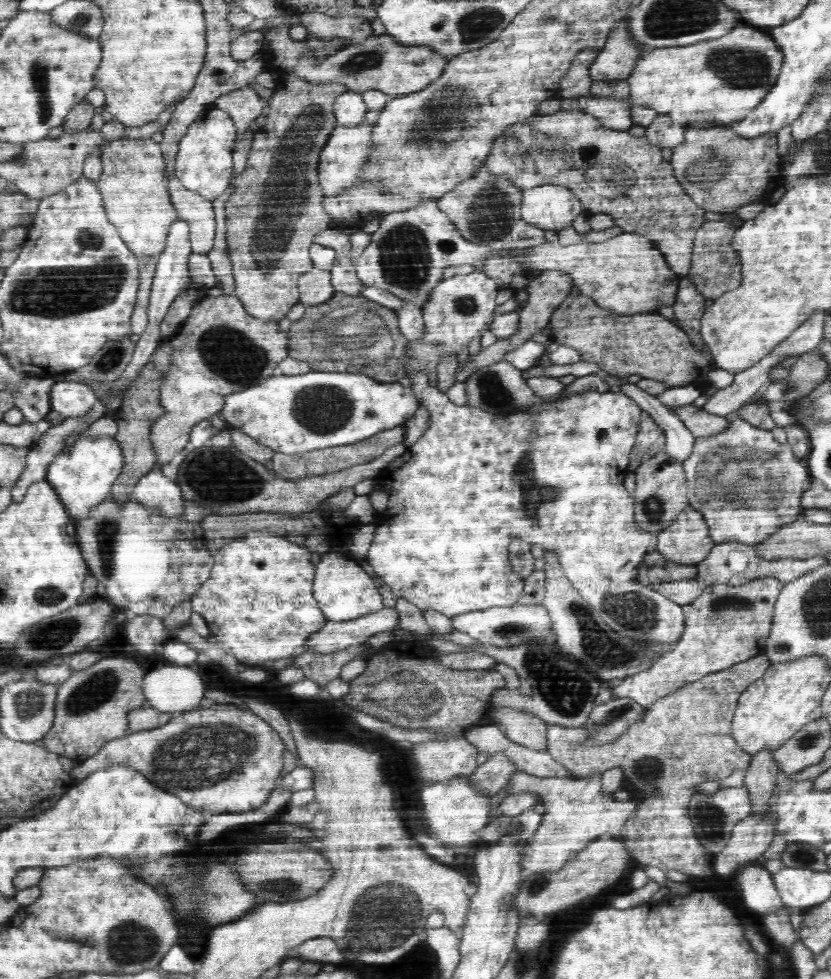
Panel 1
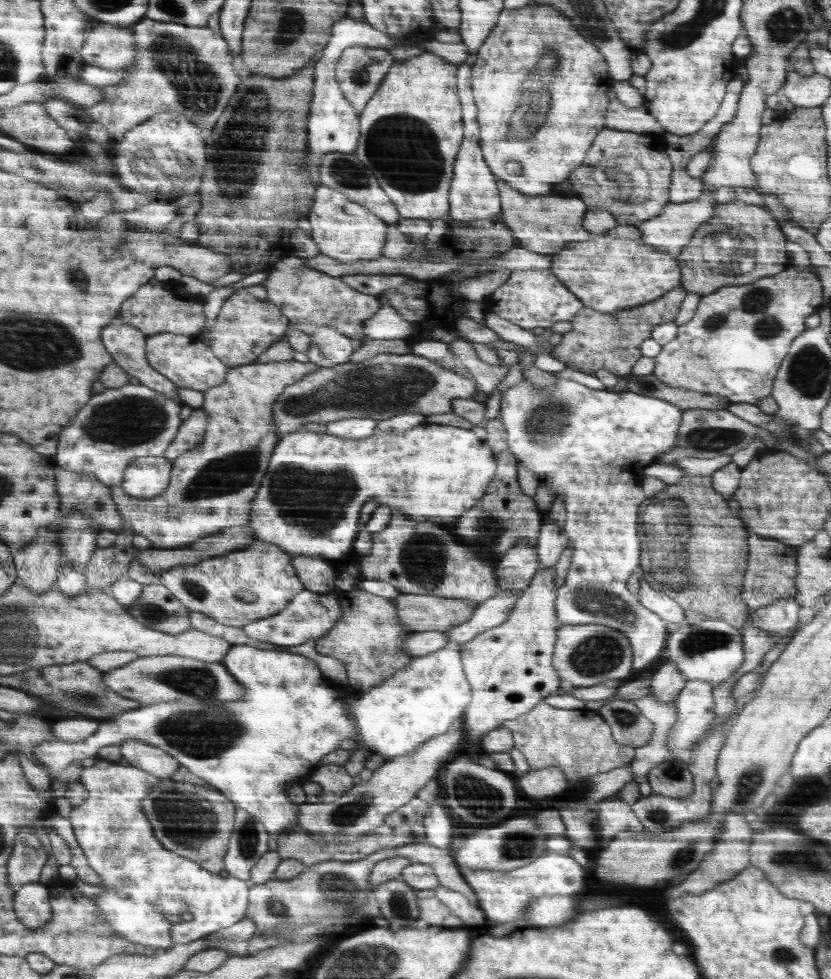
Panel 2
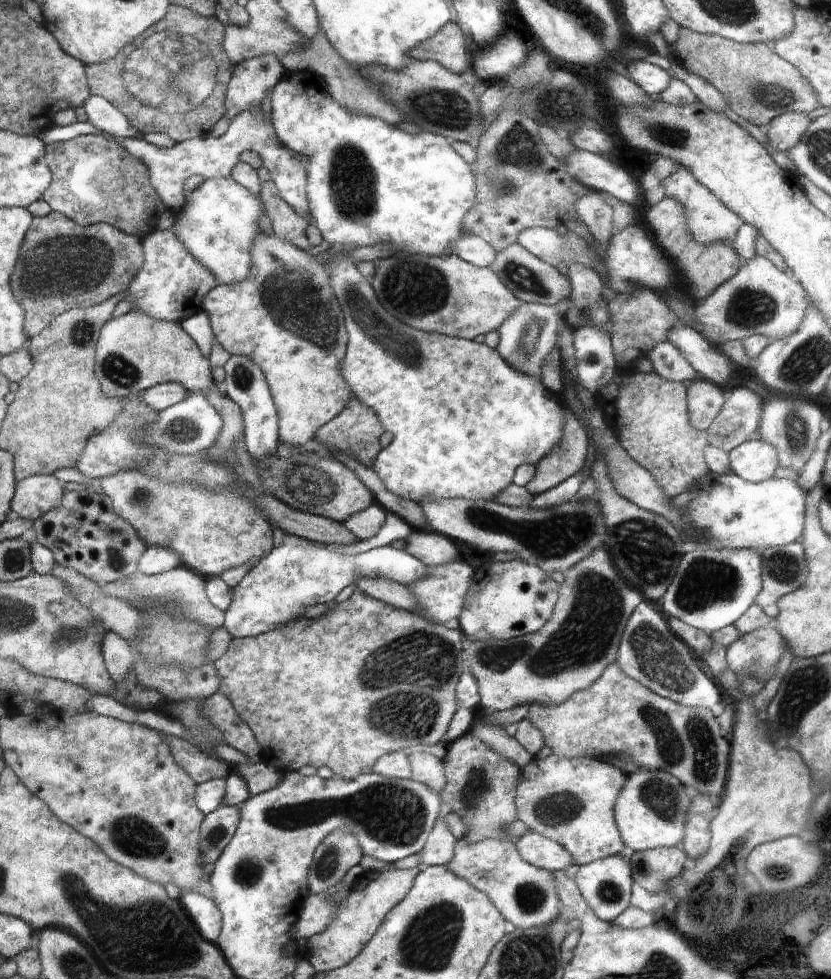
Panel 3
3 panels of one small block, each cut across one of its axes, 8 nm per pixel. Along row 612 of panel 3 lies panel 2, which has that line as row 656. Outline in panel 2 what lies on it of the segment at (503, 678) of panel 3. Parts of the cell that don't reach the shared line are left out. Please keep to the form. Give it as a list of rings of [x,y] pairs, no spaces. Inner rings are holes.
[[[566,624],[558,628],[554,650],[554,663],[561,686],[568,692],[571,688],[591,687],[611,681],[632,678],[634,648],[623,632],[603,624]]]

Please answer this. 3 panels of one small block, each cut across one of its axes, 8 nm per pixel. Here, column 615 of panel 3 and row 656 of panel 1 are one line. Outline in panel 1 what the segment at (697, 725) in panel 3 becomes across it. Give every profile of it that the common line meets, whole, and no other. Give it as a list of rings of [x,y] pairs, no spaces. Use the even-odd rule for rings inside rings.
[[[763,577],[741,585],[708,585],[696,600],[686,608],[683,635],[652,668],[643,669],[634,676],[608,682],[614,698],[630,698],[644,708],[671,692],[700,680],[710,673],[765,654],[773,619],[774,606],[785,584],[774,577]]]

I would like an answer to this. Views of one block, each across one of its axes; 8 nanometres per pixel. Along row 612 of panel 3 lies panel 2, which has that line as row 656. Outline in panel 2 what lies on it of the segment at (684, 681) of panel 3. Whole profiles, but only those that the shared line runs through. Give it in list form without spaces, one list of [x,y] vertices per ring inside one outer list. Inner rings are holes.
[[[557,379],[554,384],[550,384],[550,387],[546,389],[540,389],[538,384],[532,384],[530,380],[521,380],[516,386],[506,390],[501,395],[499,416],[503,420],[504,428],[507,429],[507,445],[511,450],[511,453],[518,461],[518,466],[534,472],[536,480],[544,482],[542,485],[548,485],[555,496],[555,499],[560,498],[564,500],[566,505],[566,521],[565,521],[565,533],[569,538],[569,541],[574,542],[574,555],[572,555],[572,563],[568,572],[566,572],[564,584],[557,590],[559,592],[558,599],[556,599],[556,606],[559,608],[558,621],[563,626],[566,624],[603,624],[608,628],[615,628],[618,632],[623,632],[624,636],[631,641],[631,647],[634,648],[634,660],[633,660],[633,672],[632,677],[635,674],[640,673],[640,670],[649,668],[660,658],[660,652],[664,648],[664,642],[666,640],[666,622],[663,617],[658,616],[656,613],[651,612],[648,608],[645,608],[639,597],[628,590],[627,580],[630,575],[637,572],[640,568],[640,542],[638,542],[638,532],[636,532],[636,526],[638,526],[638,510],[640,510],[640,504],[646,502],[644,498],[644,492],[640,488],[642,484],[642,470],[646,470],[651,467],[652,464],[657,464],[660,455],[663,452],[675,450],[678,447],[679,428],[683,420],[683,409],[671,404],[670,401],[660,400],[655,397],[642,396],[639,393],[634,392],[607,392],[606,389],[592,389],[584,384],[567,380]]]

